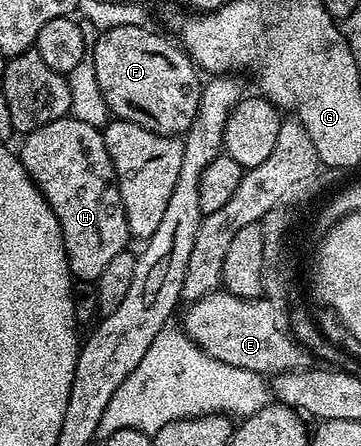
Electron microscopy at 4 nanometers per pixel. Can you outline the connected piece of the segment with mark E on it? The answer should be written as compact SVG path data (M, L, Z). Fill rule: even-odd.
M221 288L214 294L199 298L187 309L183 332L214 360L263 376L285 374L305 365L302 347L290 329L289 315L283 314L280 311L283 309L266 297L239 298Z

